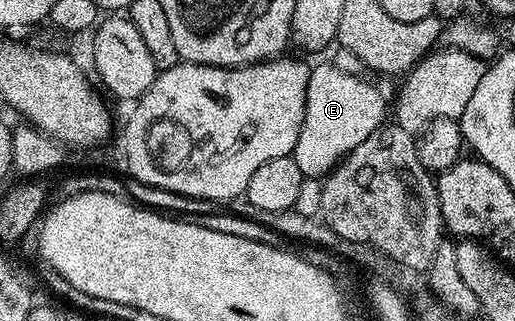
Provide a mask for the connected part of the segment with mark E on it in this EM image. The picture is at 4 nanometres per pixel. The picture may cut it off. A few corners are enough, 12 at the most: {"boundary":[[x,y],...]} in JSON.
{"boundary":[[330,64],[310,69],[292,157],[328,176],[385,123],[388,100]]}

